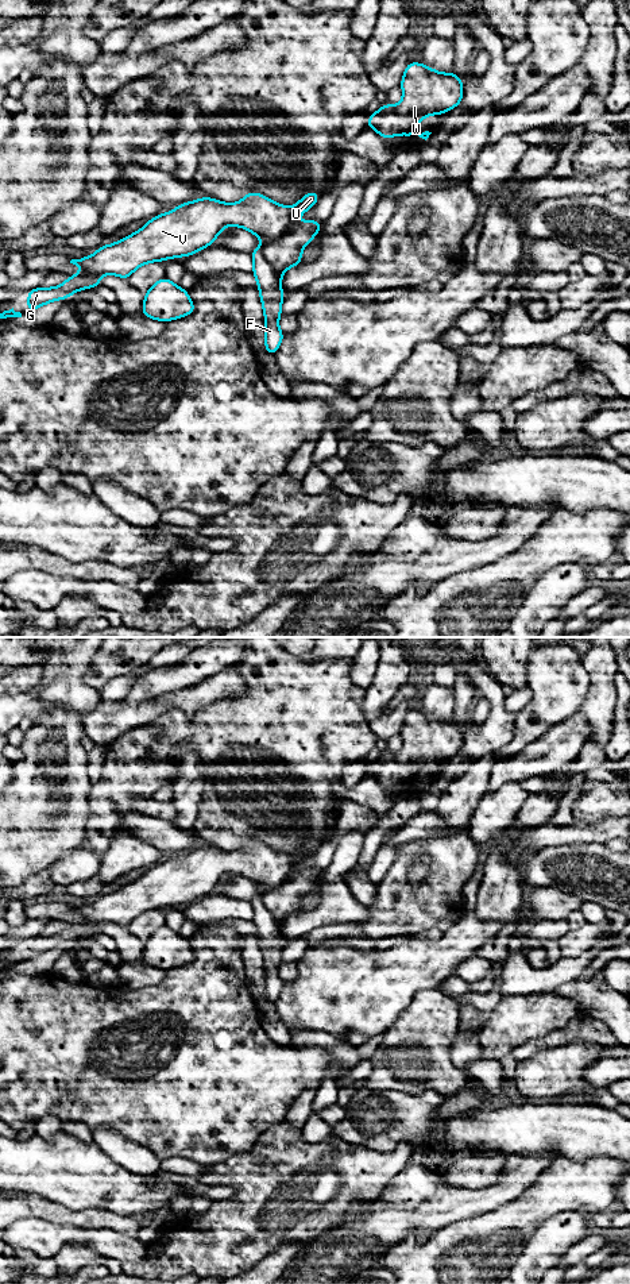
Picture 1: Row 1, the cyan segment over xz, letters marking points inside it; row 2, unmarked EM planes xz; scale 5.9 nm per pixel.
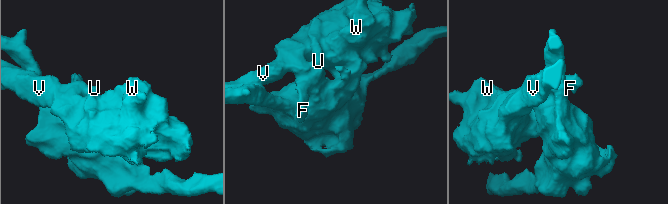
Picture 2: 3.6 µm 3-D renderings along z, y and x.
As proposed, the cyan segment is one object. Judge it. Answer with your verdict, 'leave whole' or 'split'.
split

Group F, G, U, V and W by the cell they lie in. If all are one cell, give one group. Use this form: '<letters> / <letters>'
F G V W / U

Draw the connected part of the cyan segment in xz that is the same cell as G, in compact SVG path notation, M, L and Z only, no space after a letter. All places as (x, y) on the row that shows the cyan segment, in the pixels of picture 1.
M248 192L241 201L227 204L204 196L156 215L148 223L113 244L100 246L92 257L71 259L84 273L69 275L55 288L35 288L27 292L27 311L32 312L51 301L66 300L86 288L98 288L104 274L123 279L150 262L190 257L212 246L225 225L241 227L255 234L262 243L282 238L293 225L291 208Z

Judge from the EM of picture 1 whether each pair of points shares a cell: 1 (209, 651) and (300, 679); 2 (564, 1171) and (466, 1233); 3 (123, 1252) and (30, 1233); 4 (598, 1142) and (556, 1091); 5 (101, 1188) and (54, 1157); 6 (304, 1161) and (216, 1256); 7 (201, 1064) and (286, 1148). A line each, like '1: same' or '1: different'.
1: different
2: same
3: same
4: different
5: same
6: same
7: different

